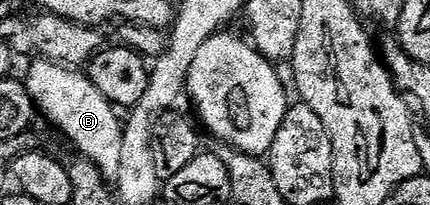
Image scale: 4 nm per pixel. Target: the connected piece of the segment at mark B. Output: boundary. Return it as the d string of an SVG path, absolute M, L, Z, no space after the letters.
M44 59L31 62L24 83L33 107L74 144L81 157L95 164L108 185L115 185L124 139L123 121L118 118L115 106L96 88L87 73Z

